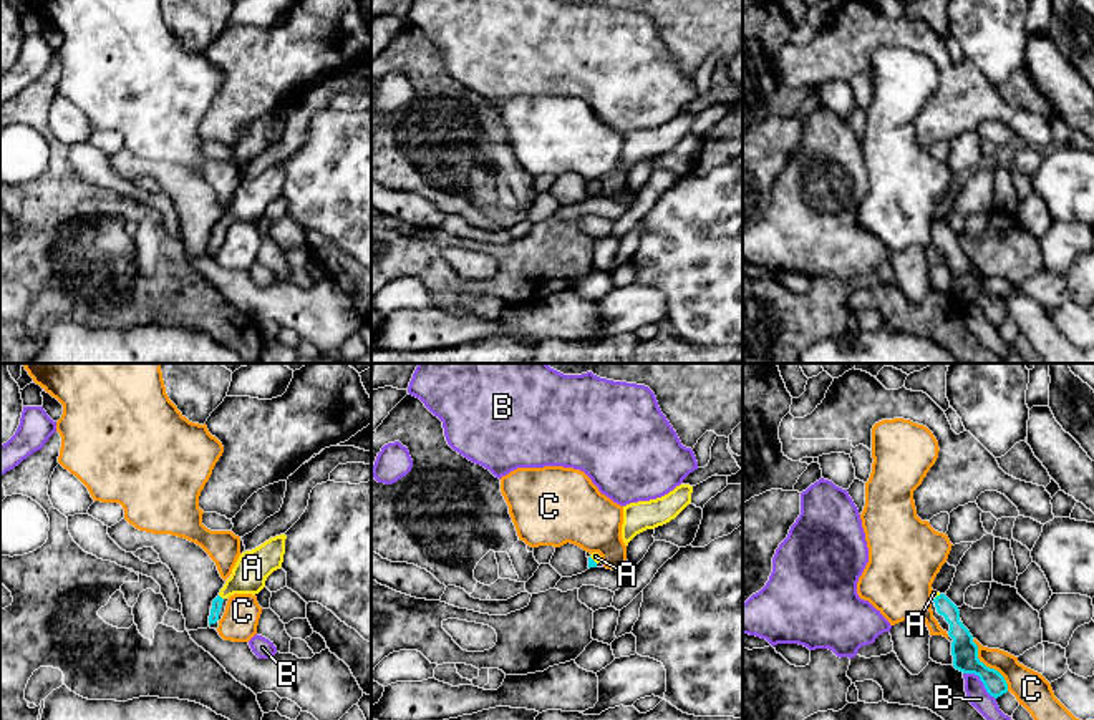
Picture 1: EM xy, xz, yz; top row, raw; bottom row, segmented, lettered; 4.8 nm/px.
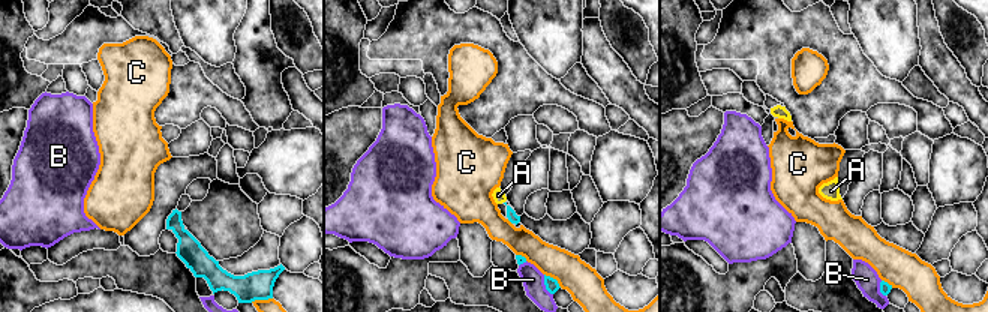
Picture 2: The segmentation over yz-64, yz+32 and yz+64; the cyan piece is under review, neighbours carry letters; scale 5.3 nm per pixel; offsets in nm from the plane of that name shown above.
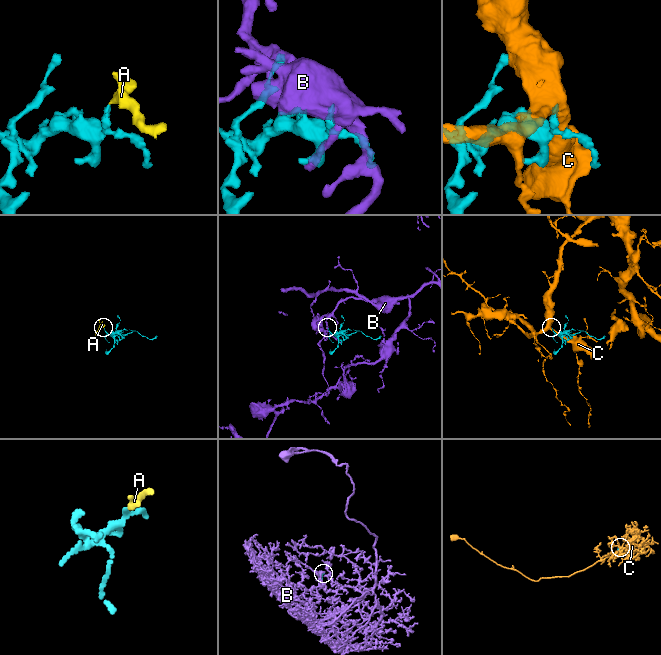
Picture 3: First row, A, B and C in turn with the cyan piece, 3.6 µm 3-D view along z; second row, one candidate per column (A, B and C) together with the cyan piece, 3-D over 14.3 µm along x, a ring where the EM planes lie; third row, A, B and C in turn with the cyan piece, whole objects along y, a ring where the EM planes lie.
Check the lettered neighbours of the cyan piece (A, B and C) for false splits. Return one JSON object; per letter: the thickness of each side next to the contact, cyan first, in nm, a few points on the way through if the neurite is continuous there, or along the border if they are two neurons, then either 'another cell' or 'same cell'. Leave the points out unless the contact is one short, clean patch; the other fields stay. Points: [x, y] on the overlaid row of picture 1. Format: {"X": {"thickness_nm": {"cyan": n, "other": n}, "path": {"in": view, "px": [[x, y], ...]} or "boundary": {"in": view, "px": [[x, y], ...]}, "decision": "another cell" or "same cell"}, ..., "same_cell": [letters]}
{"A": {"thickness_nm": {"cyan": 50, "other": 170}, "path": {"in": "xy", "px": [[217, 603], [221, 598], [252, 568]]}, "decision": "same cell"}, "B": {"thickness_nm": {"cyan": 130, "other": 100}, "decision": "another cell"}, "C": {"thickness_nm": {"cyan": 130, "other": 170}, "decision": "another cell"}, "same_cell": ["A"]}

